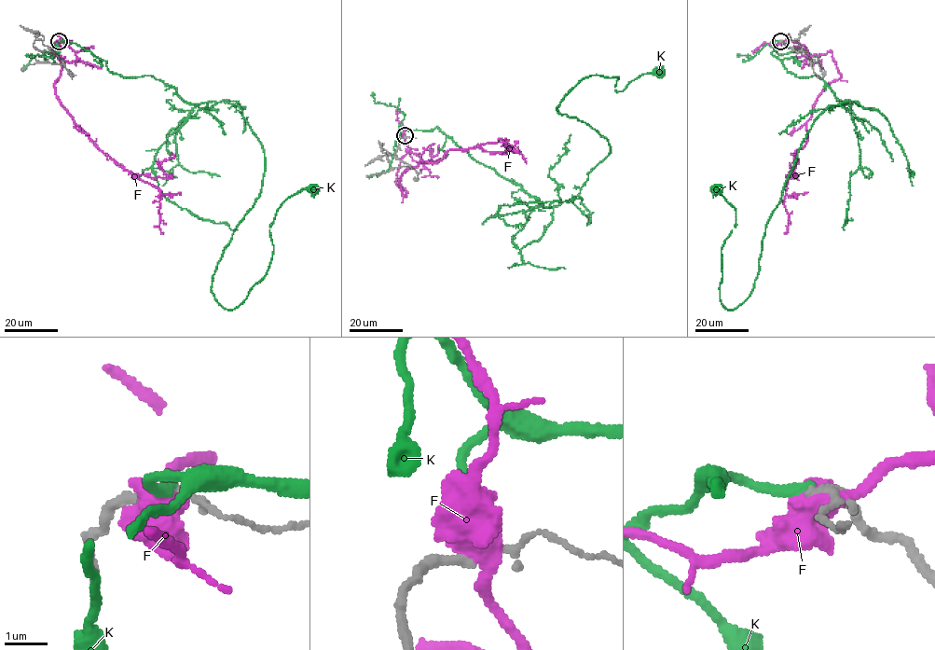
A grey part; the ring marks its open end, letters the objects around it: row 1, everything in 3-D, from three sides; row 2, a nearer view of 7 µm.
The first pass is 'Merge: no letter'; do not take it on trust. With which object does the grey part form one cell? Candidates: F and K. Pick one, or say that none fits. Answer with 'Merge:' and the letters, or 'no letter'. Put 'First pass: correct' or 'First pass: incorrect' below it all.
Merge: no letter
First pass: correct

